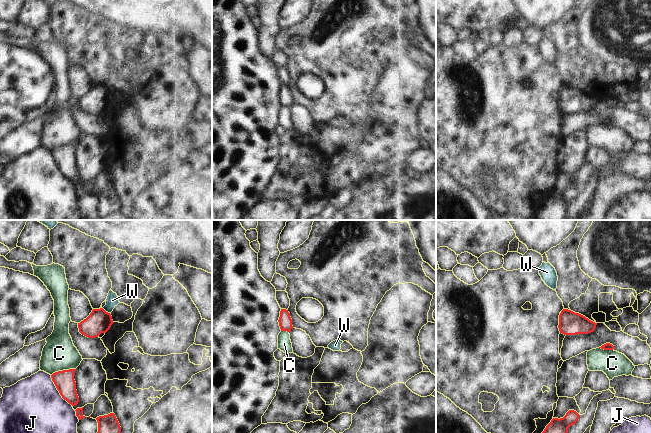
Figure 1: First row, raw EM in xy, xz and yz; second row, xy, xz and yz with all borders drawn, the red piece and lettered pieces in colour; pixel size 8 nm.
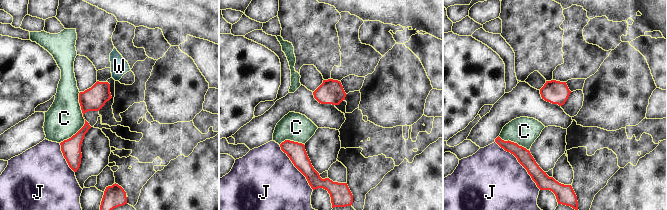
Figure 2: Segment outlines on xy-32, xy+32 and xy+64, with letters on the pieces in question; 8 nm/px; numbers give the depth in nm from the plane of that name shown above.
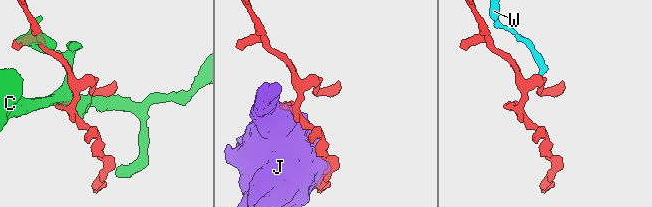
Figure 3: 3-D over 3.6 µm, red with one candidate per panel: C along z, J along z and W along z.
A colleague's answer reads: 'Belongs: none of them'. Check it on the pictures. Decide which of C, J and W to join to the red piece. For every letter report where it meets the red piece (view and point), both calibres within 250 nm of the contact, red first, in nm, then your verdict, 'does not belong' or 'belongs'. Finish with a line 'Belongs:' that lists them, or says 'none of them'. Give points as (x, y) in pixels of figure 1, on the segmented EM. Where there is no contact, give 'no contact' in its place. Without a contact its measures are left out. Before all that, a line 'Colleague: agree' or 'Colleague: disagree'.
Colleague: agree
C: xy (63, 370) | 160/260 nm | does not belong
J: xy (58, 390) | 160/440 nm | does not belong
W: xy (105, 311) | 190/100 nm | does not belong
Belongs: none of them

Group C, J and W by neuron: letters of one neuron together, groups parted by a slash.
C / J / W

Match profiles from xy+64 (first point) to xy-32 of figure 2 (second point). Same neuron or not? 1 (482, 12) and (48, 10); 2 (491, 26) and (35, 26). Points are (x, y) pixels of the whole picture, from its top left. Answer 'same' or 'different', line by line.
1: same
2: different

